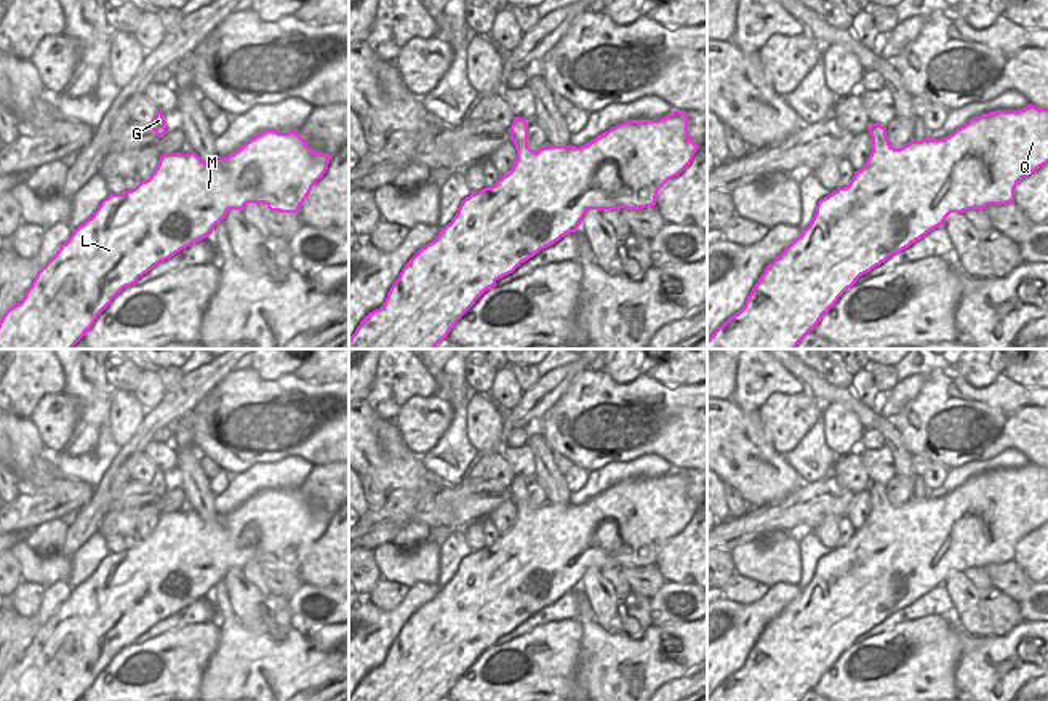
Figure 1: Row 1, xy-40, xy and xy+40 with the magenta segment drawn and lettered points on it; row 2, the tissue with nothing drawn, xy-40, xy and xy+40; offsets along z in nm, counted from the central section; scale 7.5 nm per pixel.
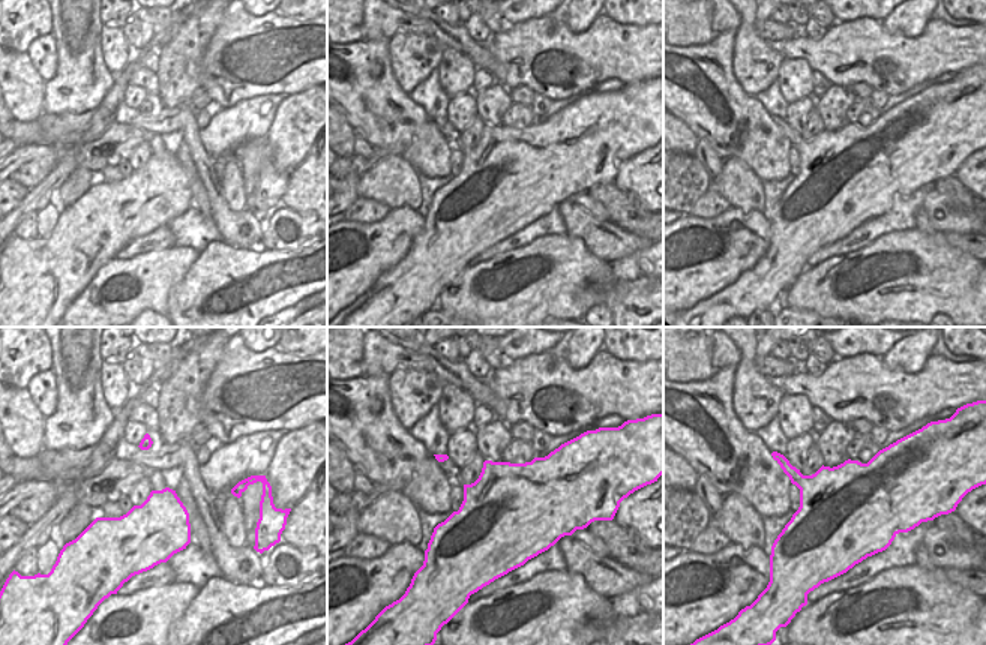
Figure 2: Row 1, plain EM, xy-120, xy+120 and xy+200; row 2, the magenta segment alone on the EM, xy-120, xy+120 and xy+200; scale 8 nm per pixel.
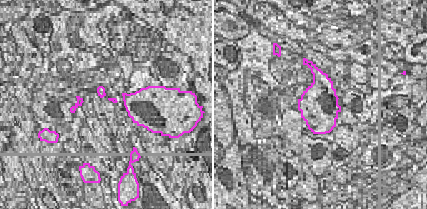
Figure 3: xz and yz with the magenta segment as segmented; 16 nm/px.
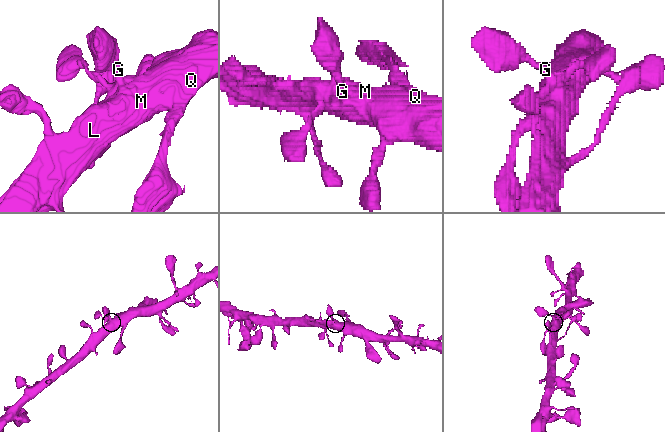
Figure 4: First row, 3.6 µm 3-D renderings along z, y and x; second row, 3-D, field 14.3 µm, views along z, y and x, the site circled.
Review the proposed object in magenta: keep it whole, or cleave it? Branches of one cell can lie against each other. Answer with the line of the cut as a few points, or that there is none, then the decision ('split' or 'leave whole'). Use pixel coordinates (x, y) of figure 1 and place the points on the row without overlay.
cut none; leave whole

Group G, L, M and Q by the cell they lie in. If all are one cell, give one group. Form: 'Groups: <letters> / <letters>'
Groups: G L M Q.

